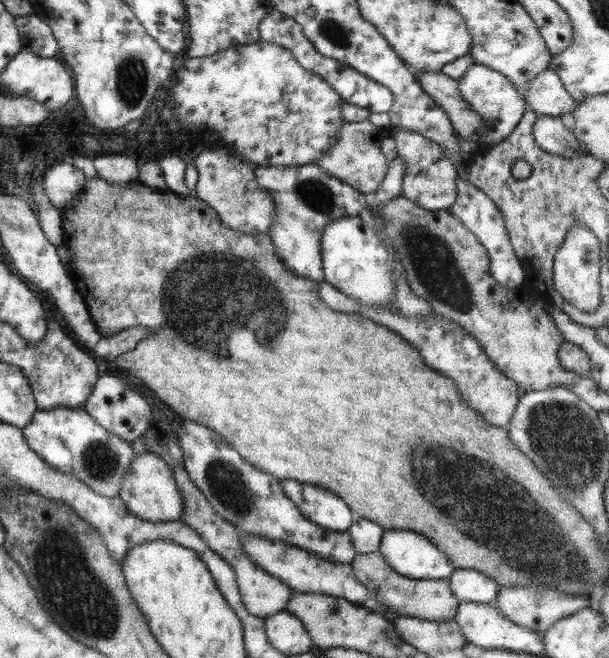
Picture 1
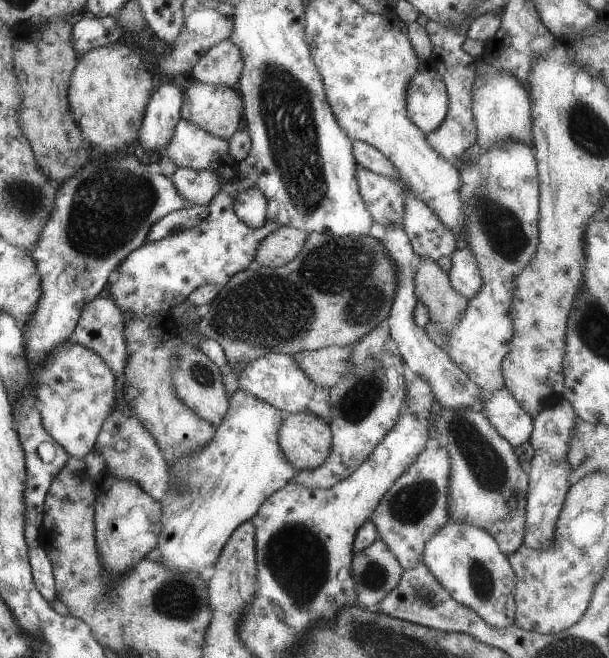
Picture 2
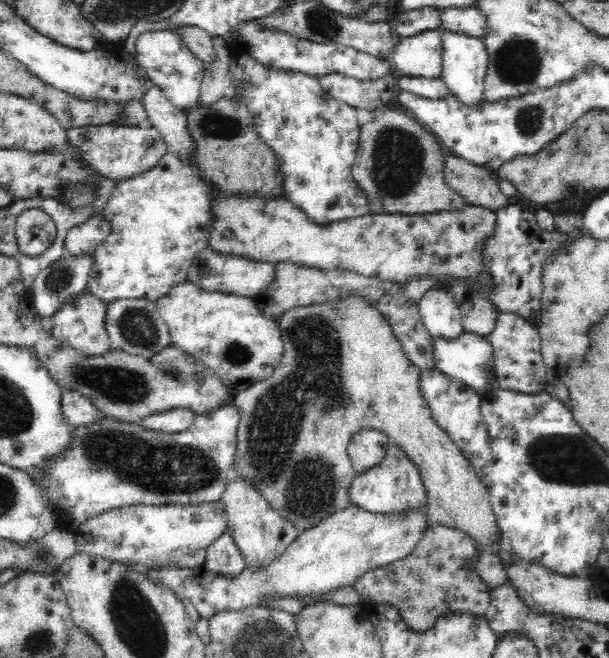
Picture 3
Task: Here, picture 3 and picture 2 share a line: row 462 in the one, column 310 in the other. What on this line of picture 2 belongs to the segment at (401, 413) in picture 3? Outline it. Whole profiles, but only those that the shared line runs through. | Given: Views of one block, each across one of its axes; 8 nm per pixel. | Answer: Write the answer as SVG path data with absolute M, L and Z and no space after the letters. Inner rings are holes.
M310 232L306 236L302 248L303 250L293 258L293 262L287 262L281 268L271 270L269 267L259 266L257 268L257 266L251 266L233 274L217 293L217 296L208 304L208 311L198 320L196 331L203 335L205 339L213 339L217 342L226 358L233 360L233 362L235 360L241 360L241 362L252 361L267 353L294 355L295 353L314 351L331 345L351 345L357 343L361 337L367 336L368 332L373 330L388 315L396 291L394 264L386 257L386 252L380 240L371 237L371 235L332 237L328 234ZM309 411L286 413L277 440L286 459L297 471L317 468L329 454L330 426Z

